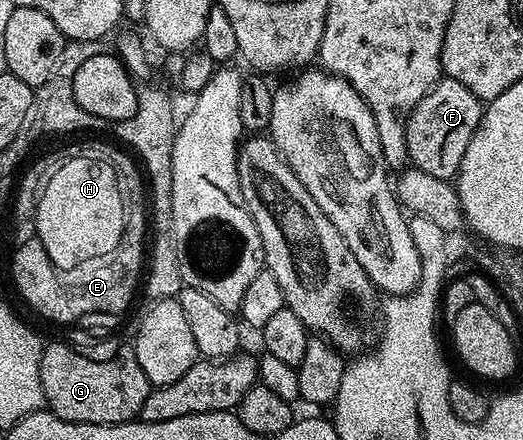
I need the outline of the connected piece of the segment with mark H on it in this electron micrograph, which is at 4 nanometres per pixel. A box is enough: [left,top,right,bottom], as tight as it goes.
[35,156,125,270]

